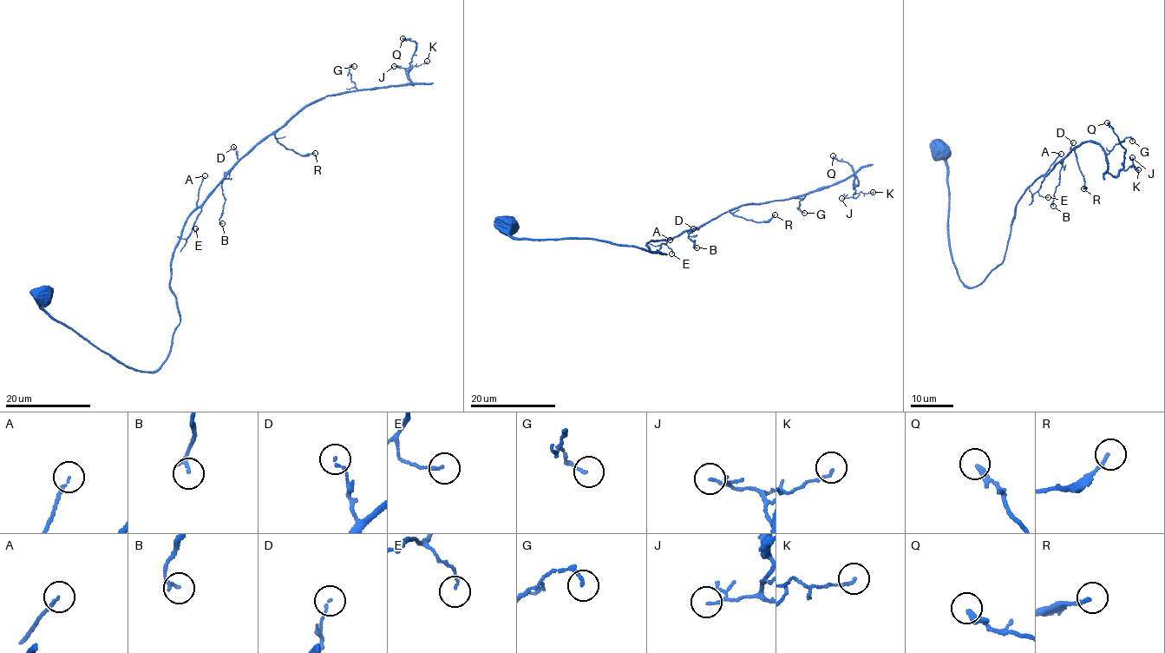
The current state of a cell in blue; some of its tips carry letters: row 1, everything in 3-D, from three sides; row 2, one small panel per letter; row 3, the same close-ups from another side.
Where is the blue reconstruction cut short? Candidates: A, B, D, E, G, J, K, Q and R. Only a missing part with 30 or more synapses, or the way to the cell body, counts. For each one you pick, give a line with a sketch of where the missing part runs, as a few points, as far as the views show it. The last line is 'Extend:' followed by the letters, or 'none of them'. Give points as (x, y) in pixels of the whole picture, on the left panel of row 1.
Extend: none of them

